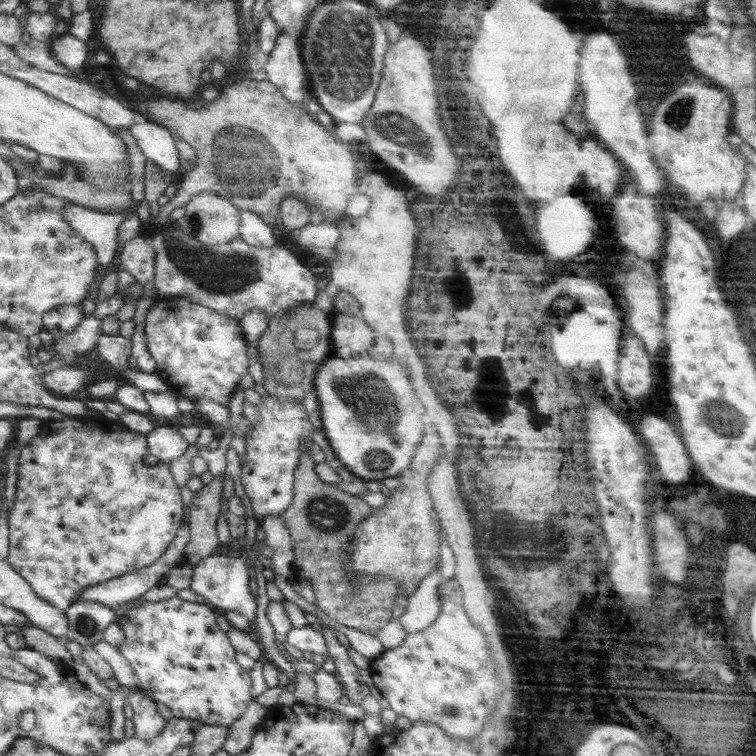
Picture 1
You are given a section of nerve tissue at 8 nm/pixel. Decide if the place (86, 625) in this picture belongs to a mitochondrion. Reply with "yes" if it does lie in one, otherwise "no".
yes

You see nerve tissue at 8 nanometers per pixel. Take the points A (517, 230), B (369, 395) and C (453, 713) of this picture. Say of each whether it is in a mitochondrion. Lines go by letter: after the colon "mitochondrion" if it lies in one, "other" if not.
A: other
B: mitochondrion
C: mitochondrion

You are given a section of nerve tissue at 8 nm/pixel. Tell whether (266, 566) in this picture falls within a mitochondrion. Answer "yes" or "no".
no

